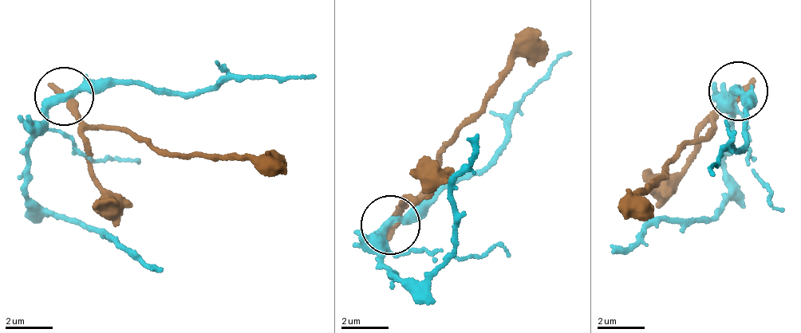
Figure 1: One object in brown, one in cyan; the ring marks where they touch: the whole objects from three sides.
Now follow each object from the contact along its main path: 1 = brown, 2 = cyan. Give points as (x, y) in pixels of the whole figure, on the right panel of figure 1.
1: (740, 90), (713, 123), (704, 139), (683, 144), (625, 213)
2: (740, 90), (731, 121), (731, 173), (711, 219), (639, 227), (633, 244), (612, 250)

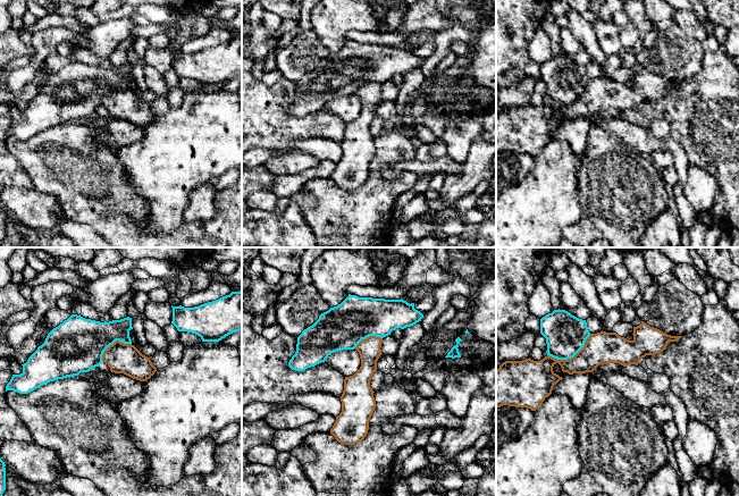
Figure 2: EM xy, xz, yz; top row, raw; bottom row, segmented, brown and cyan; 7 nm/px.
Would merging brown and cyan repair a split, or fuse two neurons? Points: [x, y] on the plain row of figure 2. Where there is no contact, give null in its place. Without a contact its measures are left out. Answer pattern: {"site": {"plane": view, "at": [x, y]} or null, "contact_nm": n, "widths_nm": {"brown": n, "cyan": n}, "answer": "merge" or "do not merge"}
{"site": {"plane": "yz", "at": [571, 103]}, "contact_nm": 340, "widths_nm": {"brown": 220, "cyan": 280}, "answer": "do not merge"}

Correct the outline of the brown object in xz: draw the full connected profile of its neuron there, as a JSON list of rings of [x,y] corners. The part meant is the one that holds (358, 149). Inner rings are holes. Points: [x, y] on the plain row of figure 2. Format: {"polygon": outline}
{"polygon": [[[369,82],[355,93],[360,100],[361,112],[353,121],[344,125],[344,136],[341,142],[342,158],[330,175],[330,179],[341,190],[358,190],[368,179],[369,166],[376,154],[375,137],[370,133],[370,126],[383,100],[381,87],[380,83]]]}

